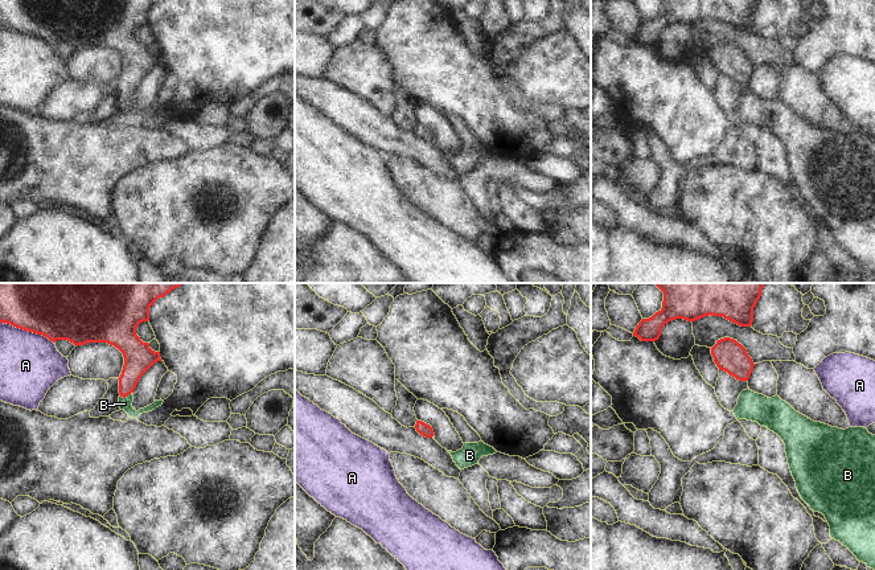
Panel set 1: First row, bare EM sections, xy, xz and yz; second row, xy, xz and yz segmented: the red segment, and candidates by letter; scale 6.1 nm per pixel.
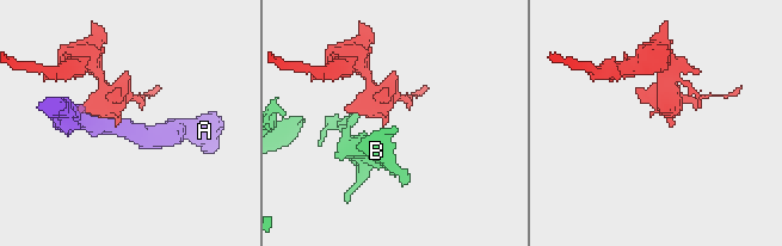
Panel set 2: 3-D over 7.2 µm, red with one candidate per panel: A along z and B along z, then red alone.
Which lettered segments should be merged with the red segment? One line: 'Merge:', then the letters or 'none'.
Merge: B

